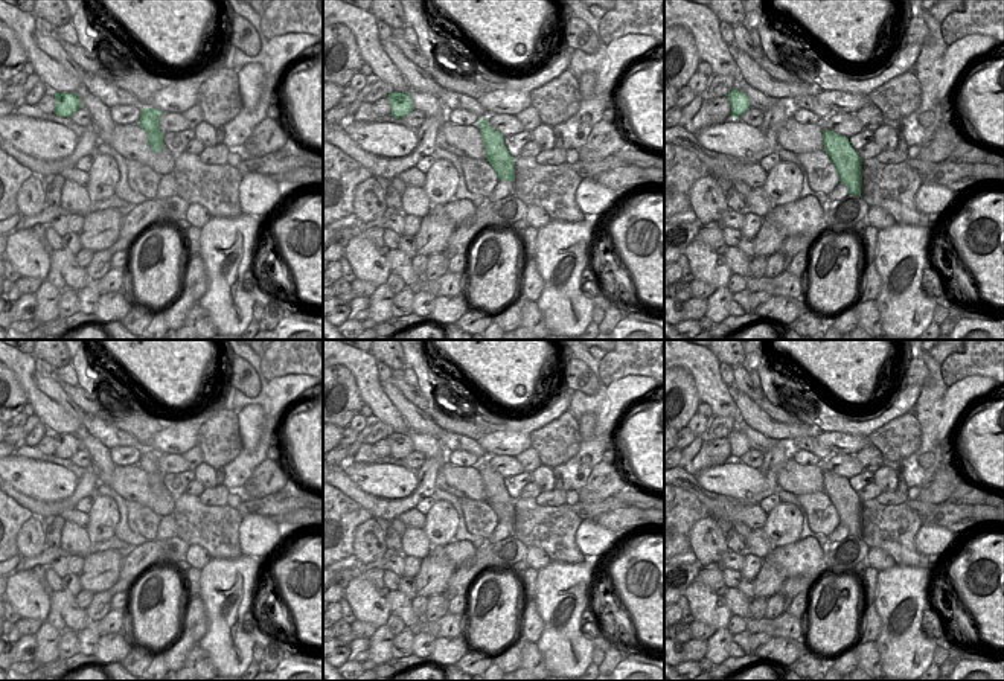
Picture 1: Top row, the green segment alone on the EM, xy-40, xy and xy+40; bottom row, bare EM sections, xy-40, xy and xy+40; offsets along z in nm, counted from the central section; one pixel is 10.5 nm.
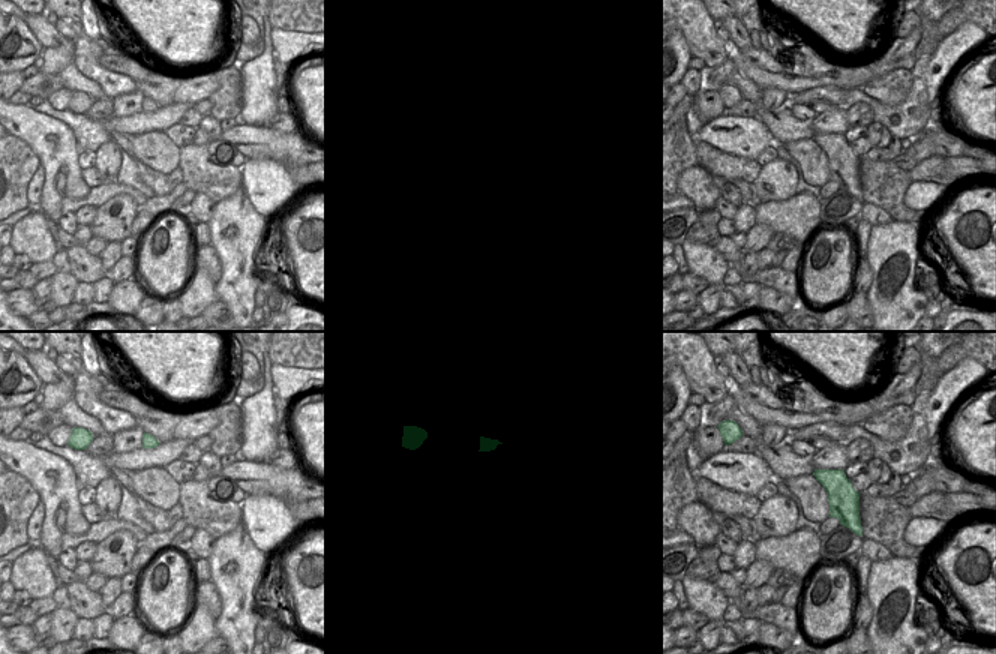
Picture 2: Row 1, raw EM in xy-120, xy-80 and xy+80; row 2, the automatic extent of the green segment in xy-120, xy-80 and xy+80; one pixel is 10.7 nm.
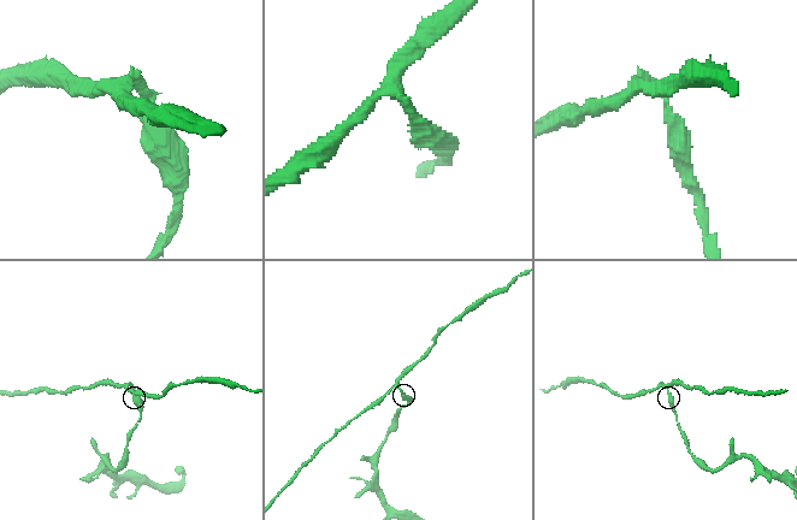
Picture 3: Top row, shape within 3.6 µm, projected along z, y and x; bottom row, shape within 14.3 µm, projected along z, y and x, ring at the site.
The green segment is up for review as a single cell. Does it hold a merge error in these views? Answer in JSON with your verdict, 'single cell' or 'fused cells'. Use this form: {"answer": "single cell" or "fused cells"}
{"answer": "fused cells"}

